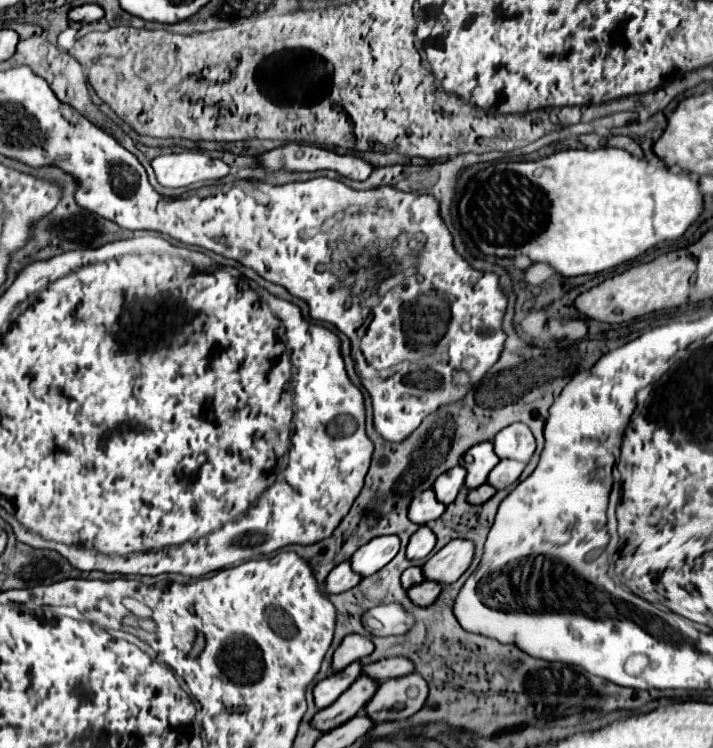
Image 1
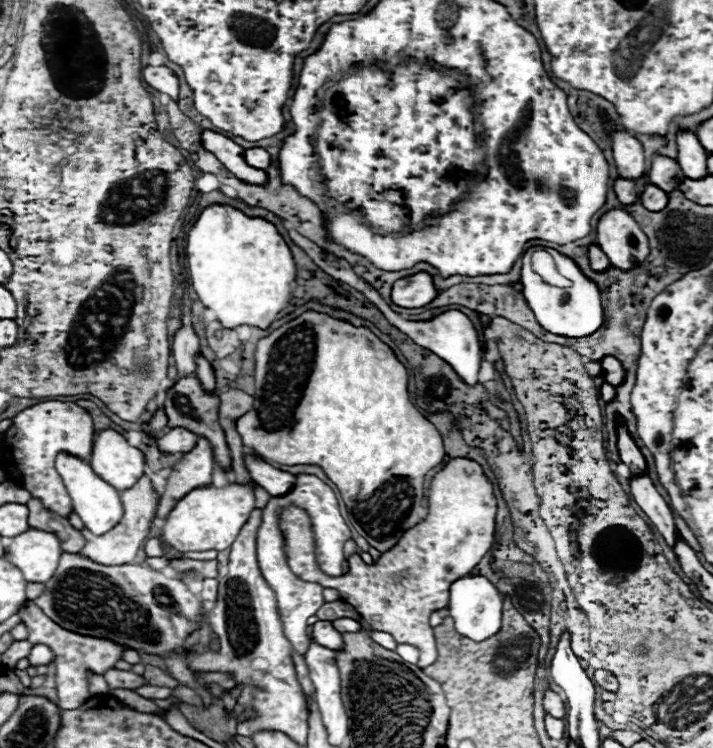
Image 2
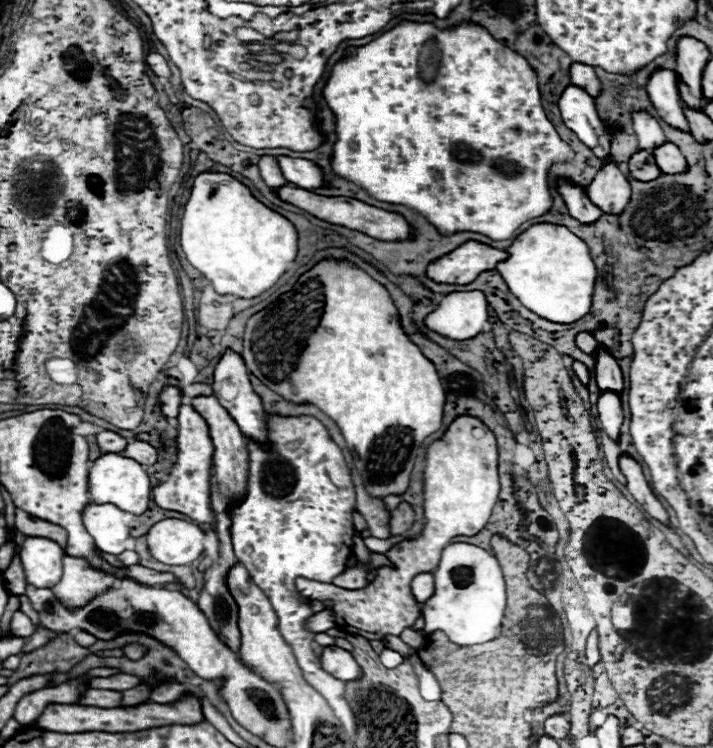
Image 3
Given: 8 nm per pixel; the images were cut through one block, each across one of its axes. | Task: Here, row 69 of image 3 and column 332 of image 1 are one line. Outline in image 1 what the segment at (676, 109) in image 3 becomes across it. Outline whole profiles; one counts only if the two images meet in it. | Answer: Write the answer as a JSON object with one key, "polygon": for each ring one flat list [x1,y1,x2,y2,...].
{"polygon":[[348,634,342,640,342,644,338,646,338,650,334,652,332,666,334,666,334,670,344,670,348,664,352,664,354,660,362,660,372,650,374,650,374,644,372,644,372,640,368,636]]}

